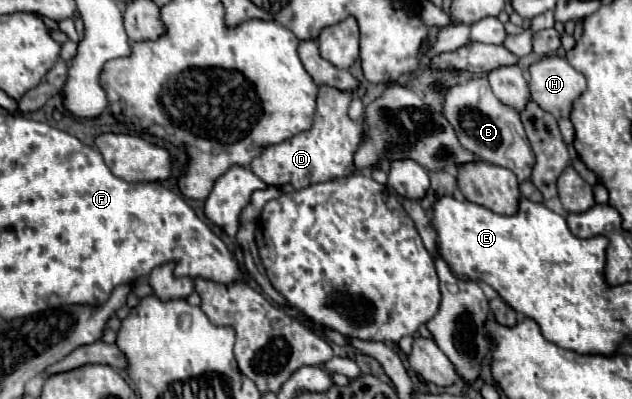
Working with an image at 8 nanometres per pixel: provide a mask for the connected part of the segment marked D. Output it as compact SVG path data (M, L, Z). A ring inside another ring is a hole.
M321 87L317 97L317 113L315 123L309 131L303 131L291 139L285 139L277 145L269 145L251 161L251 171L267 185L281 187L291 183L295 189L303 189L315 183L339 179L353 175L353 153L361 143L363 125L351 121L347 115L347 107L353 95L347 91L337 91L333 87ZM275 181L275 183L271 183Z

